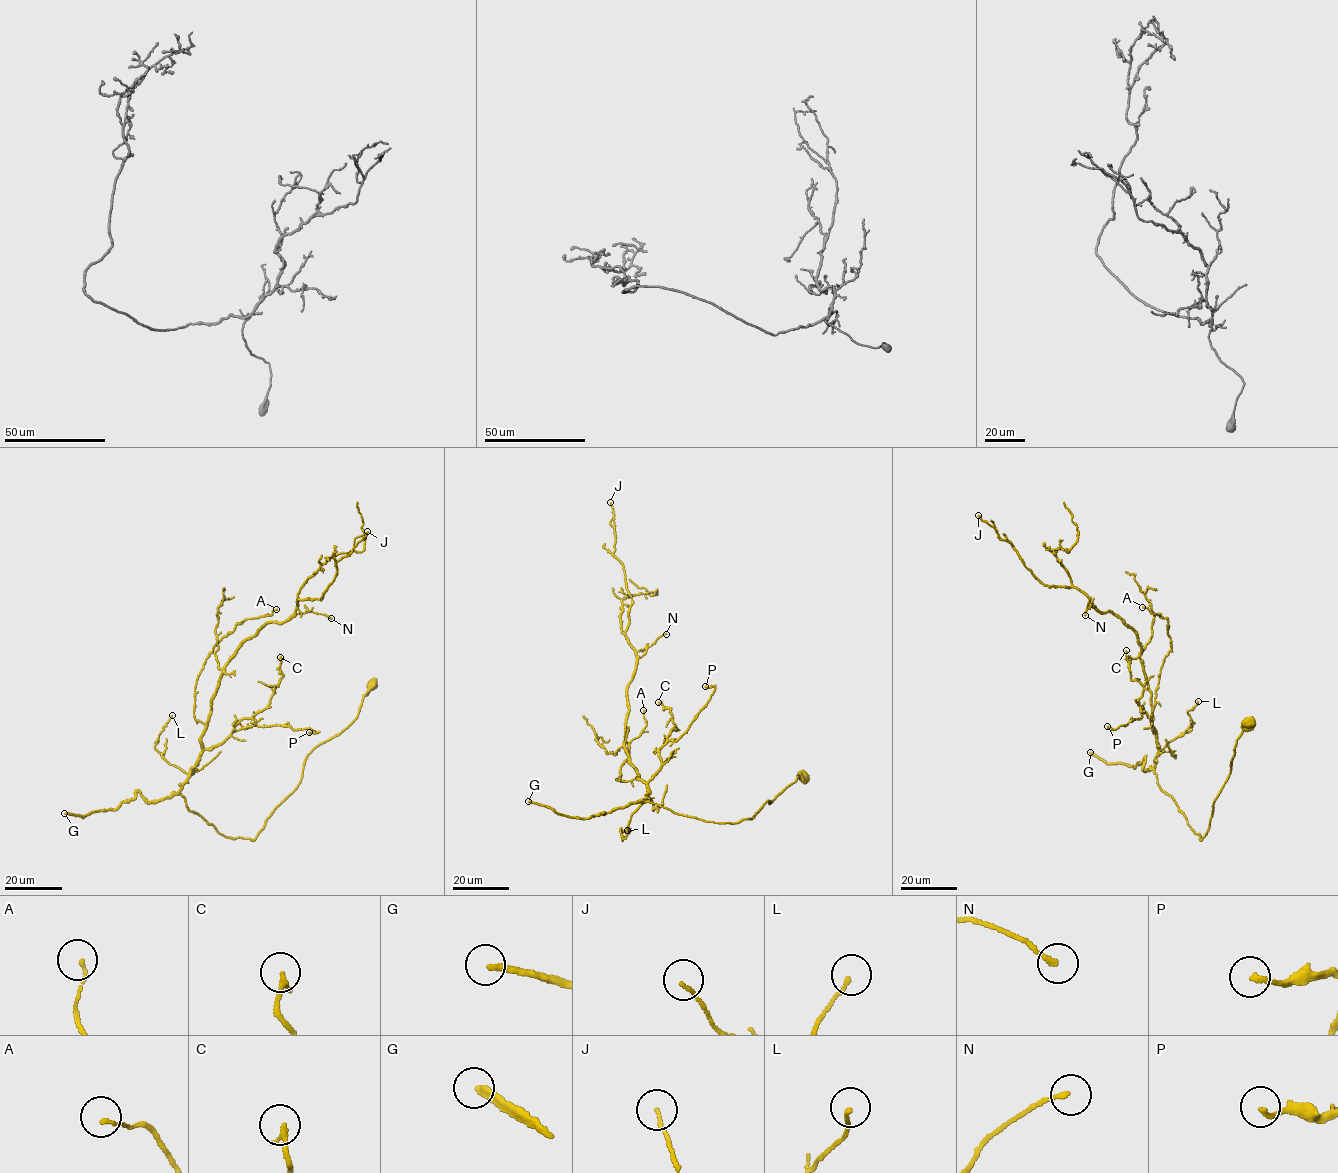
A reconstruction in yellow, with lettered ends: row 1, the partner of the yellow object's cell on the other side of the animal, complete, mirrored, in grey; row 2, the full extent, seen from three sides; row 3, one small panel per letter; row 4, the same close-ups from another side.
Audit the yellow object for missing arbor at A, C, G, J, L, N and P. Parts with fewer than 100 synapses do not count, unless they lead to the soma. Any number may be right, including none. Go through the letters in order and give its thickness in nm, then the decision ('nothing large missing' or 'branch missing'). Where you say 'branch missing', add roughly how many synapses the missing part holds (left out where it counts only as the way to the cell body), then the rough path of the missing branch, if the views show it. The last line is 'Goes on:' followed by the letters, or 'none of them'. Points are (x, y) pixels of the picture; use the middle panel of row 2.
A: calibre 110 nm; nothing large missing
C: calibre 200 nm; nothing large missing
G: calibre 240 nm; branch missing; 300 synapses
J: calibre 110 nm; nothing large missing
L: calibre 130 nm; nothing large missing
N: calibre 150 nm; nothing large missing
P: calibre 170 nm; nothing large missing
Goes on: G

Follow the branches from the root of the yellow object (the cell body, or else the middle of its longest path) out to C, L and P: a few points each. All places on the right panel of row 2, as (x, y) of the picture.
C: (1248, 721), (1200, 840), (1158, 784), (1156, 735), (1136, 701), (1143, 686), (1131, 680), (1126, 650)
L: (1248, 721), (1200, 840), (1160, 788), (1154, 771), (1156, 758), (1169, 742), (1191, 730), (1187, 712), (1198, 701)
P: (1248, 721), (1200, 840), (1158, 784), (1156, 735), (1143, 707), (1139, 719), (1115, 729), (1107, 726)

